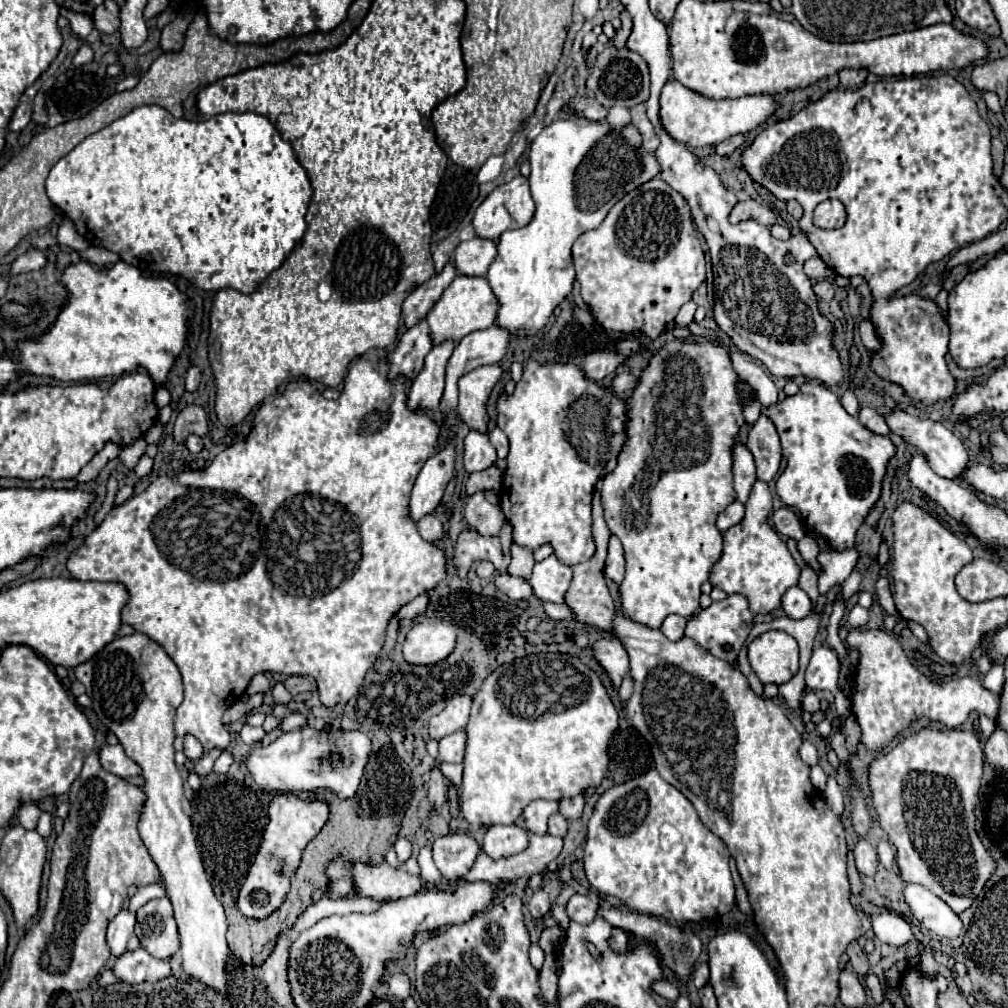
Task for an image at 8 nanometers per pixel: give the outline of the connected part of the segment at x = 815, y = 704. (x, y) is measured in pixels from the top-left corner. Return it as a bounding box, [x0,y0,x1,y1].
[801,691,819,713]

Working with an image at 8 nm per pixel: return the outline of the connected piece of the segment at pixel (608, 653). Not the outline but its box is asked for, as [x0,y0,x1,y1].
[593,639,629,689]

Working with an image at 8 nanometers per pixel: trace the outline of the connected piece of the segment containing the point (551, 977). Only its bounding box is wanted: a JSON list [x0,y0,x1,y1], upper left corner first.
[539,955,557,1005]

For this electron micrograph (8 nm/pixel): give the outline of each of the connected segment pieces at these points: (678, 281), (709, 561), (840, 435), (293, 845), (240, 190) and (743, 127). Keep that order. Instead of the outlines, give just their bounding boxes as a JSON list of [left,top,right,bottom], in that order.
[[573,177,705,339],[601,341,743,627],[765,381,895,551],[237,793,329,919],[47,105,313,293],[661,81,779,147]]

